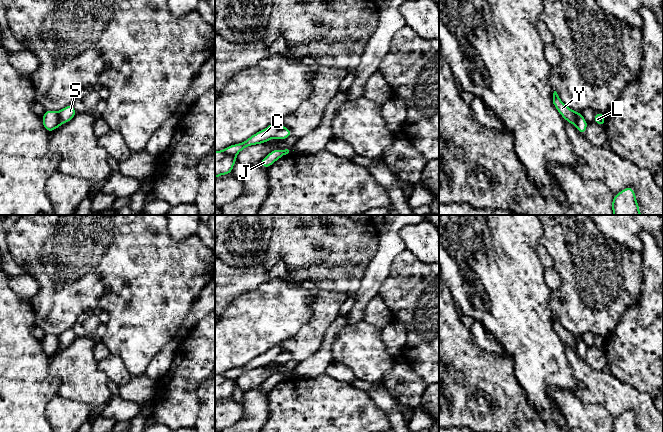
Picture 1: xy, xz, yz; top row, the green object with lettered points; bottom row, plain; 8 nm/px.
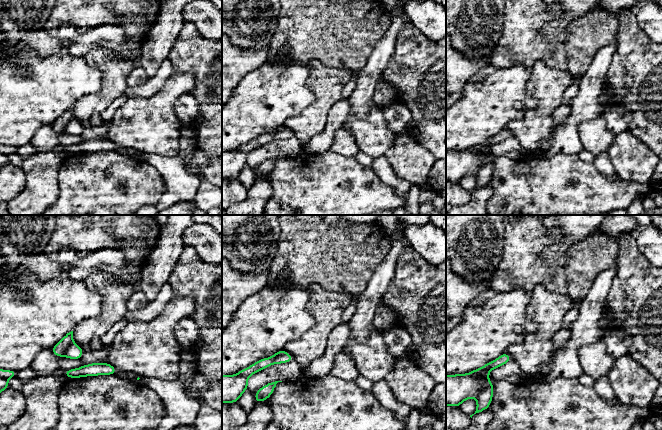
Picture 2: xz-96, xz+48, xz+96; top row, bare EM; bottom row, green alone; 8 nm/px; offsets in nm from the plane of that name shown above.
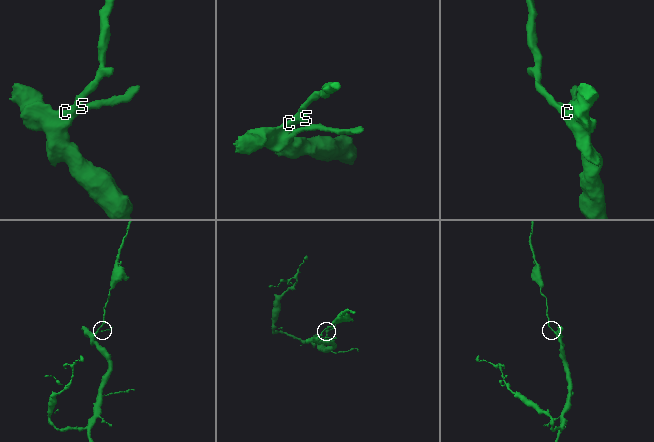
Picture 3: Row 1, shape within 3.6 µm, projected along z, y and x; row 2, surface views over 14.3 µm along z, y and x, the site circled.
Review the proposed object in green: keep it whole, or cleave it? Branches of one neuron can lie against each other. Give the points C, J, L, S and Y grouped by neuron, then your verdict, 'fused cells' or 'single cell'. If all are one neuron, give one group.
groups C J L Y / S; fused cells

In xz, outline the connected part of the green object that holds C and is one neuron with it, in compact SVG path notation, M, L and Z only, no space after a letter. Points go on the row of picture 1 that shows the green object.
M280 120L273 122L267 128L253 134L251 137L246 139L243 143L237 143L224 148L222 151L227 154L236 156L243 149L256 144L264 144L269 141L274 135L282 128Z

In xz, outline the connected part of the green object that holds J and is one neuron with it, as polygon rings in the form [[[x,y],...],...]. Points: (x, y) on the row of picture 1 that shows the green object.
[[[275,149],[271,151],[267,156],[265,156],[260,162],[259,165],[268,169],[275,161],[288,154],[289,150],[285,149]]]

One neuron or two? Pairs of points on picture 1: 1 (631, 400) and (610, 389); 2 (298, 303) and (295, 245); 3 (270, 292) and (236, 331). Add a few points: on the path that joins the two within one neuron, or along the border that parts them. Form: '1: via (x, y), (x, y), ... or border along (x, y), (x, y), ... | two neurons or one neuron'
1: via (626, 398), (618, 397), (615, 394) | one neuron
2: border along (287, 280), (300, 284) | two neurons
3: via (265, 302), (246, 321) | one neuron

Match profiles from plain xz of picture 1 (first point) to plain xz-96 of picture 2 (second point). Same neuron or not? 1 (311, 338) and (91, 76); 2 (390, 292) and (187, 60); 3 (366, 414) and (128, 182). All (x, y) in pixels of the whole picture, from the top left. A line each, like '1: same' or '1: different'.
1: different
2: same
3: same

